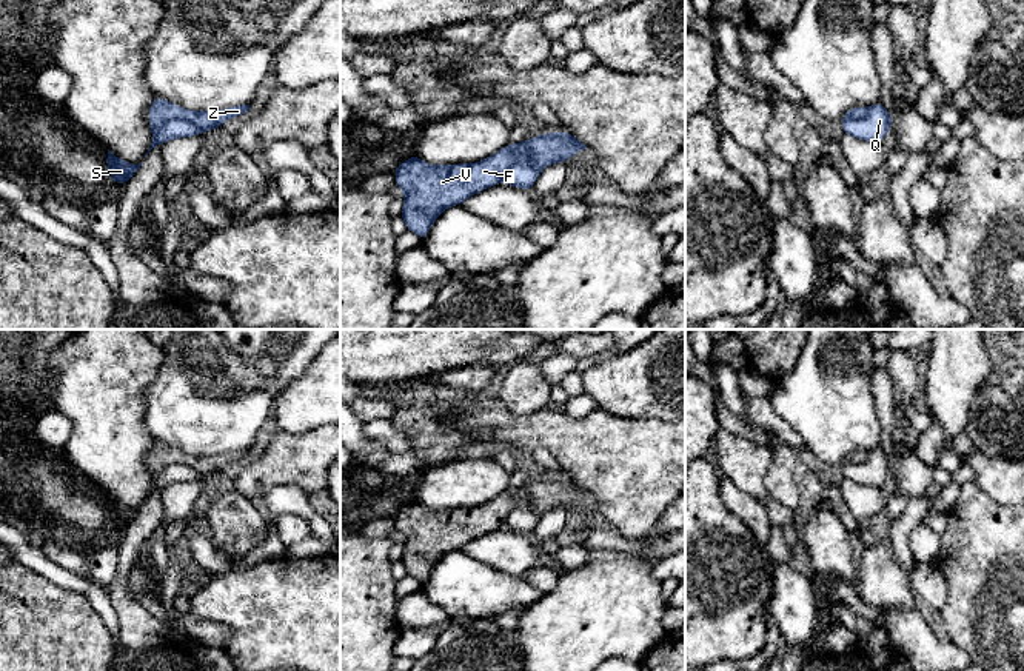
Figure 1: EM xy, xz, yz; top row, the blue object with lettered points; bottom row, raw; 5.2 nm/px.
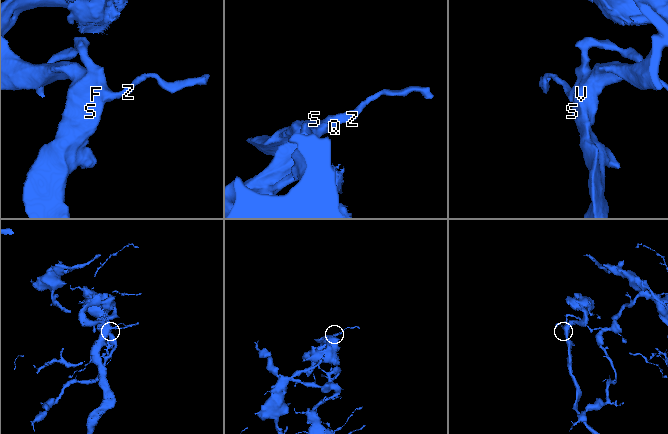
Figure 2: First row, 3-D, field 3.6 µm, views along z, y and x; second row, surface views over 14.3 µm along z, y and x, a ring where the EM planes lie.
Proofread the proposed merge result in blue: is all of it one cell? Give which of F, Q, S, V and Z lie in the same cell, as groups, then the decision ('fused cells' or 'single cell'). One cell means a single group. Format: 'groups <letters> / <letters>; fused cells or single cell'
groups F S V Z / Q; fused cells

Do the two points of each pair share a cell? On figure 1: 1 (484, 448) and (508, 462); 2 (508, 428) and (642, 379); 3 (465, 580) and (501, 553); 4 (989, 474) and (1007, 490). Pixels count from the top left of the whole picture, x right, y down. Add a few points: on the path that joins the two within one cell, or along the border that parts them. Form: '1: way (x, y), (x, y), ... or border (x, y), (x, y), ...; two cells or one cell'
1: way (490, 450), (502, 456); one cell
2: border (598, 407), (632, 419); two cells
3: border (461, 550), (478, 560), (521, 577); two cells
4: way (993, 476), (1003, 485); one cell

